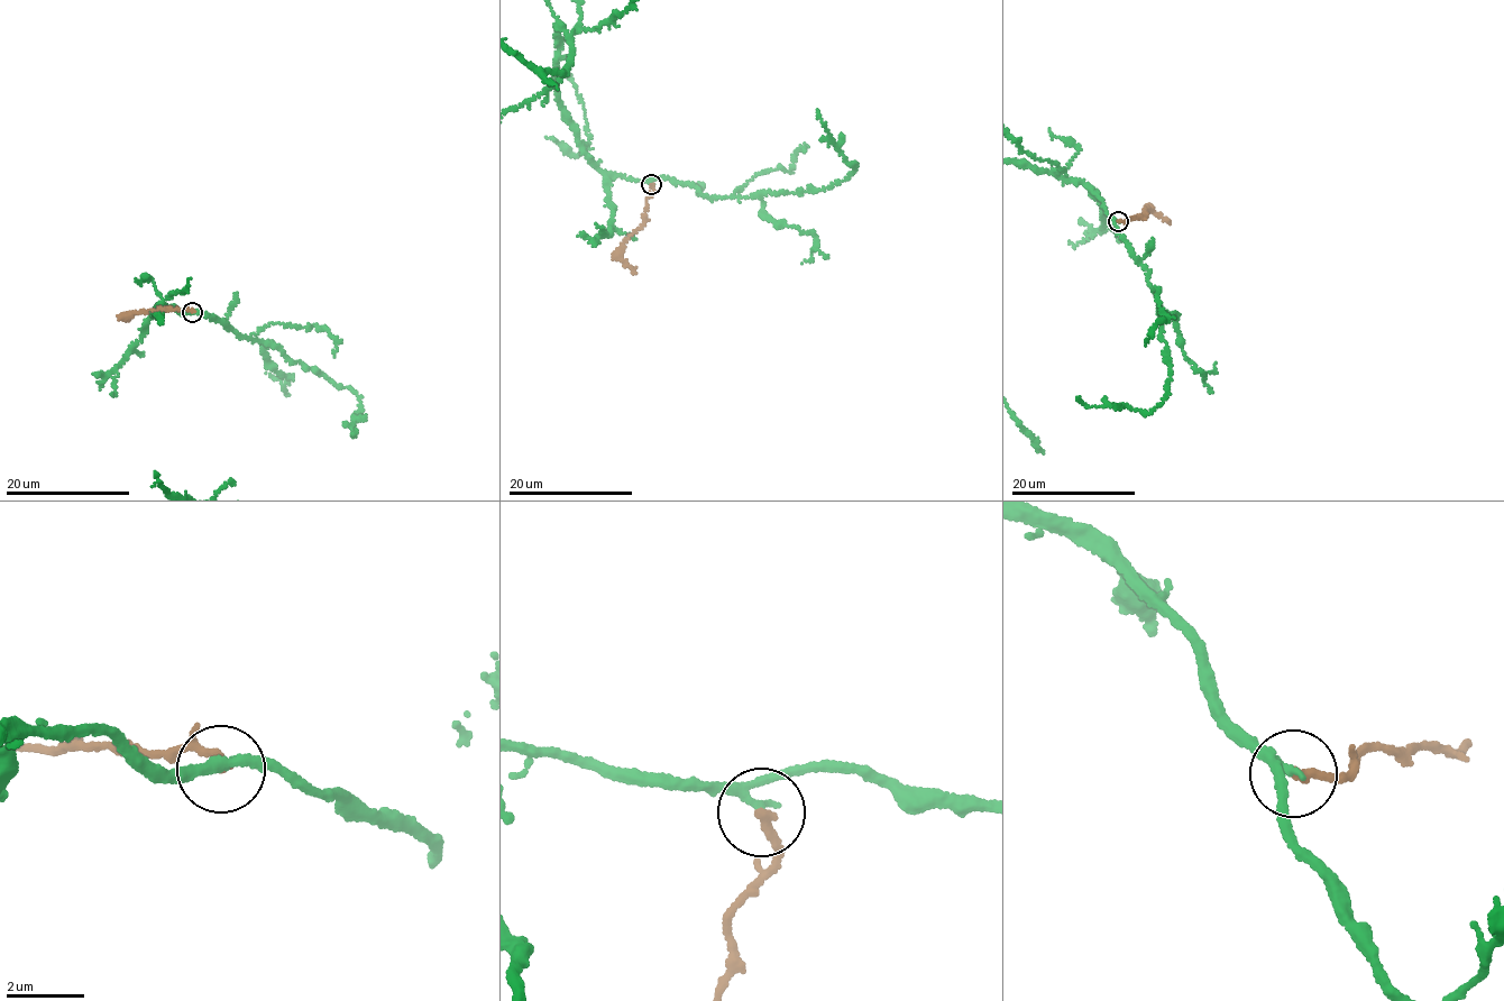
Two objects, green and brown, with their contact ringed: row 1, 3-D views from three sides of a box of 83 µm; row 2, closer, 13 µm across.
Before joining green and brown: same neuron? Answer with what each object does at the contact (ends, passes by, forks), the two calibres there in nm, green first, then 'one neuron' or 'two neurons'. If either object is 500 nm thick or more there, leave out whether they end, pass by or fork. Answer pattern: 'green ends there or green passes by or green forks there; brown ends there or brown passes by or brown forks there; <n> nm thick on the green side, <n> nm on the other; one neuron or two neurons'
green passes by; brown ends there; 220 nm thick on the green side, 240 nm on the other; one neuron

